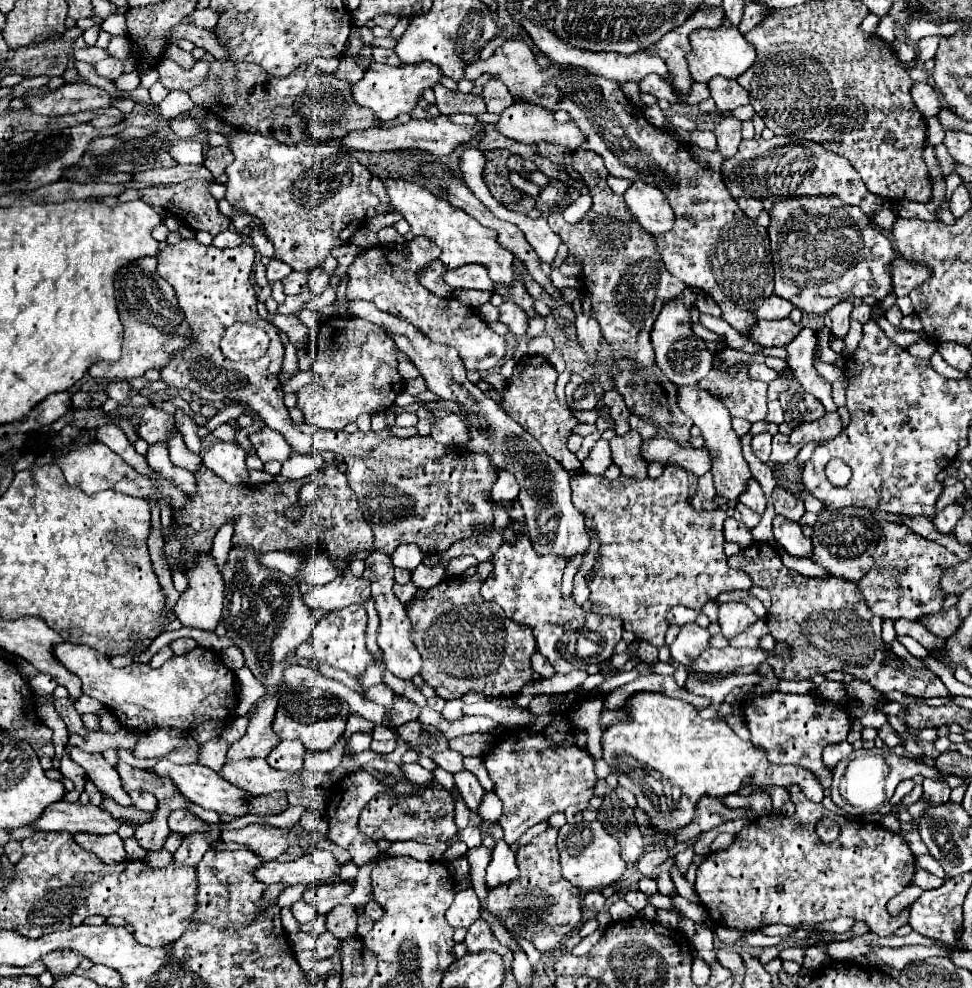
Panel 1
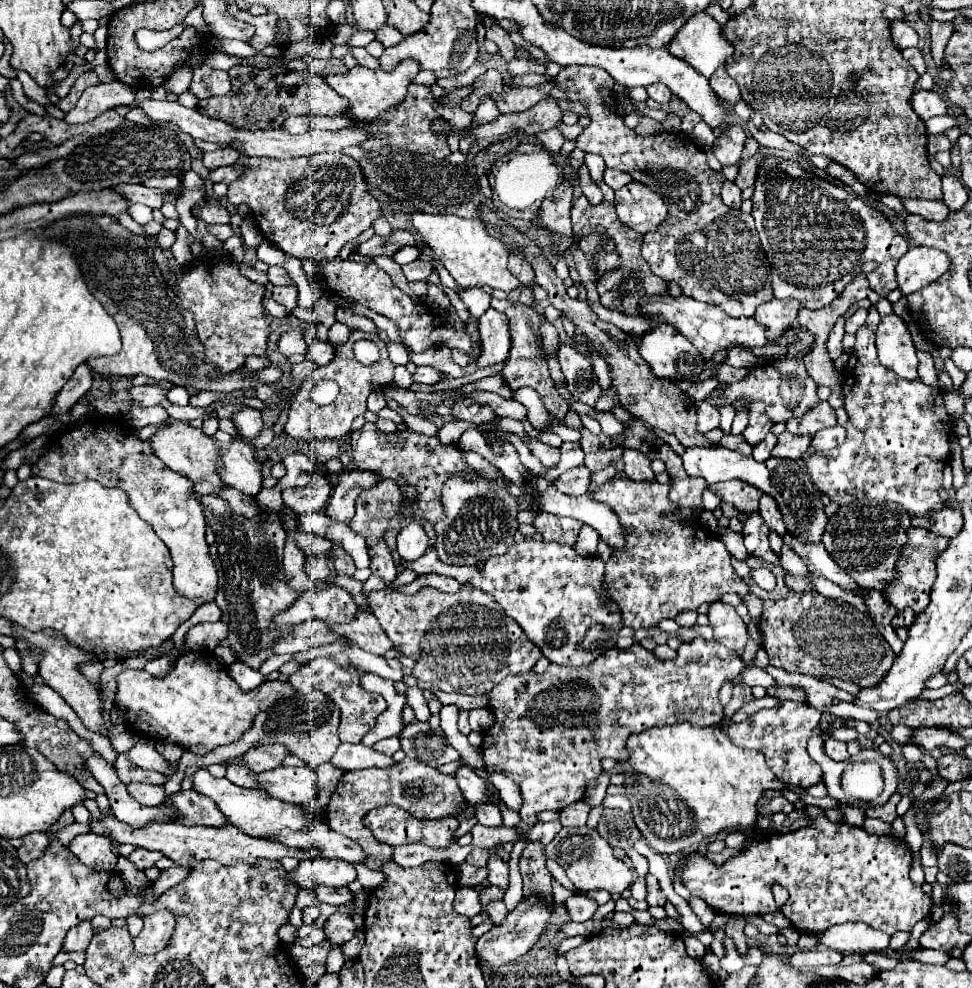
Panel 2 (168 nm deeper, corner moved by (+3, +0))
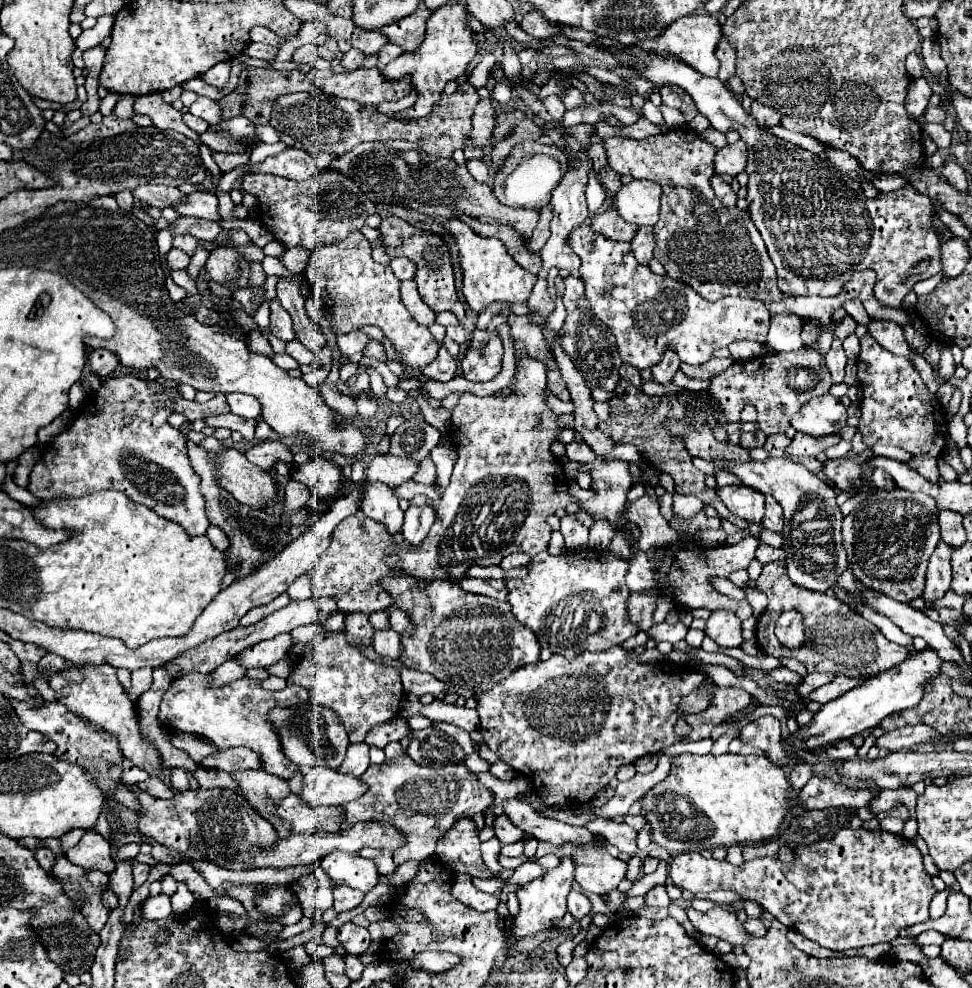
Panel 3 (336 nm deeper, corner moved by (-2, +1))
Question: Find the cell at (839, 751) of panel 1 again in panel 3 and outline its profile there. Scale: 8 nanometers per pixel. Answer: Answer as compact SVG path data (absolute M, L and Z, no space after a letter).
M851 740L833 742L831 746L827 746L827 756L831 760L853 760L857 756L857 748L851 744Z

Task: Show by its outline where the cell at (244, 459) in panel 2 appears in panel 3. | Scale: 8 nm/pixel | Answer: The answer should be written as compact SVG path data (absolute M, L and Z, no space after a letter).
M265 440L265 442L259 442L257 446L253 446L251 450L247 450L245 452L245 456L247 456L247 460L249 462L253 462L253 464L257 464L261 470L271 470L271 466L275 464L275 462L291 462L293 460L293 454L291 454L291 450L285 446L285 444L281 444L281 442L271 442L271 440Z

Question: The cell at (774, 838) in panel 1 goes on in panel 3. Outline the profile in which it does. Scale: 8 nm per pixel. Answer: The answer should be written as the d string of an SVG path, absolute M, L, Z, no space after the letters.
M843 828L831 840L795 846L793 860L787 864L767 856L733 866L727 860L703 858L699 852L683 852L673 858L669 866L669 878L677 888L693 894L709 894L715 890L737 892L743 900L757 902L763 910L771 912L787 928L797 930L805 938L831 950L849 950L895 940L903 928L929 920L929 904L935 896L931 876L923 868L921 852L911 840L899 834L883 830L873 832L865 828Z

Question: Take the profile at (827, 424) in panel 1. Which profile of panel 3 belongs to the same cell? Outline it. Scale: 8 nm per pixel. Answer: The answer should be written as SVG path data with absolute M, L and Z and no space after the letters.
M831 394L811 398L793 418L791 426L797 432L805 432L811 436L837 434L847 424L847 410L839 398Z

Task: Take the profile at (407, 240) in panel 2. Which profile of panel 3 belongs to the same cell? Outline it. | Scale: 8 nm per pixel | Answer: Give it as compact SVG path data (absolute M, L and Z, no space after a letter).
M397 216L383 218L383 222L379 224L379 232L381 232L381 238L383 238L383 246L385 246L385 250L391 258L405 256L405 258L417 262L415 282L419 286L419 294L421 294L423 302L427 306L431 306L435 312L451 310L453 314L457 314L457 318L463 318L463 304L457 298L453 268L451 268L451 262L449 262L449 250L447 250L445 240L437 234L419 230L411 224L405 226L405 220L401 220Z

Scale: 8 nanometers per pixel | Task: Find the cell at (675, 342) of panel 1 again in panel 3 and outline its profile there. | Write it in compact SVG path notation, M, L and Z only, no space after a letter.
M663 358L657 366L651 368L653 380L659 382L659 384L671 382L673 376L675 376L675 372L679 370L679 364L681 364L681 358Z

